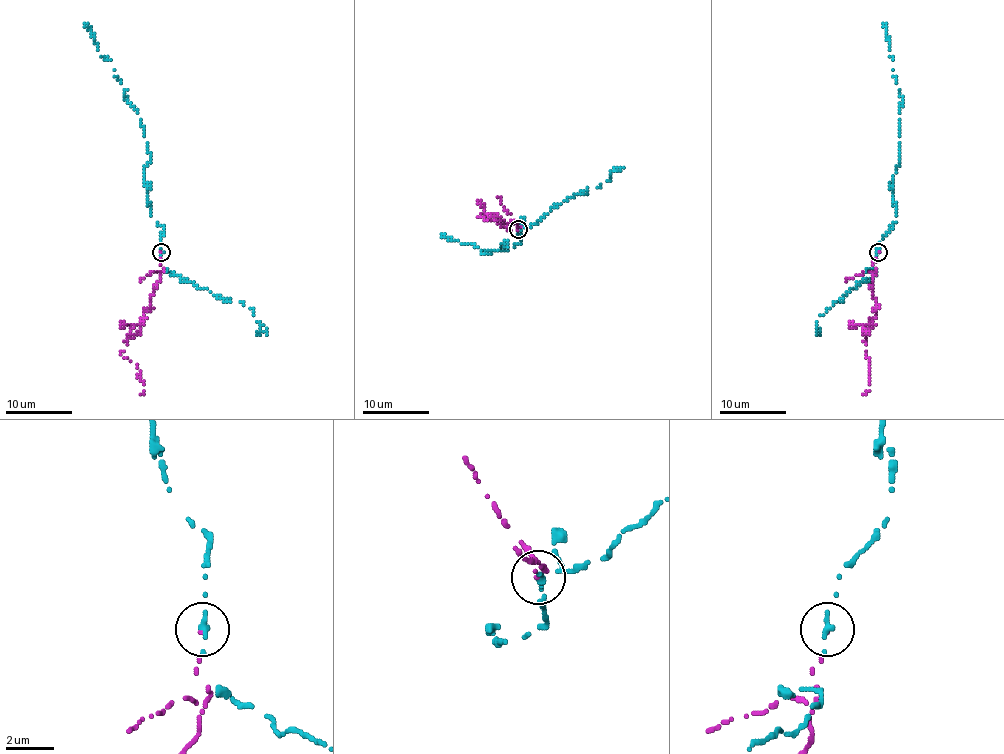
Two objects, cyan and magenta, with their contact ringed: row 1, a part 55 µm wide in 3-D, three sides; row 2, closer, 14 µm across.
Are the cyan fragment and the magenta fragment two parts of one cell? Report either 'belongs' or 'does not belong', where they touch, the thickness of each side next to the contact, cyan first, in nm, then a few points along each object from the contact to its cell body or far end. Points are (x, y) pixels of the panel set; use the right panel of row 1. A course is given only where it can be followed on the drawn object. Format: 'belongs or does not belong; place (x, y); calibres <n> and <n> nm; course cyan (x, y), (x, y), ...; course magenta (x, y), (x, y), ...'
does not belong; place (878, 252); calibres 280 and 70 nm; course cyan (878, 253), (882, 238), (895, 221), (893, 183), (902, 97), (883, 24); course magenta (878, 253), (872, 287), (877, 307), (873, 327), (865, 339), (870, 362), (868, 392), (863, 395)

